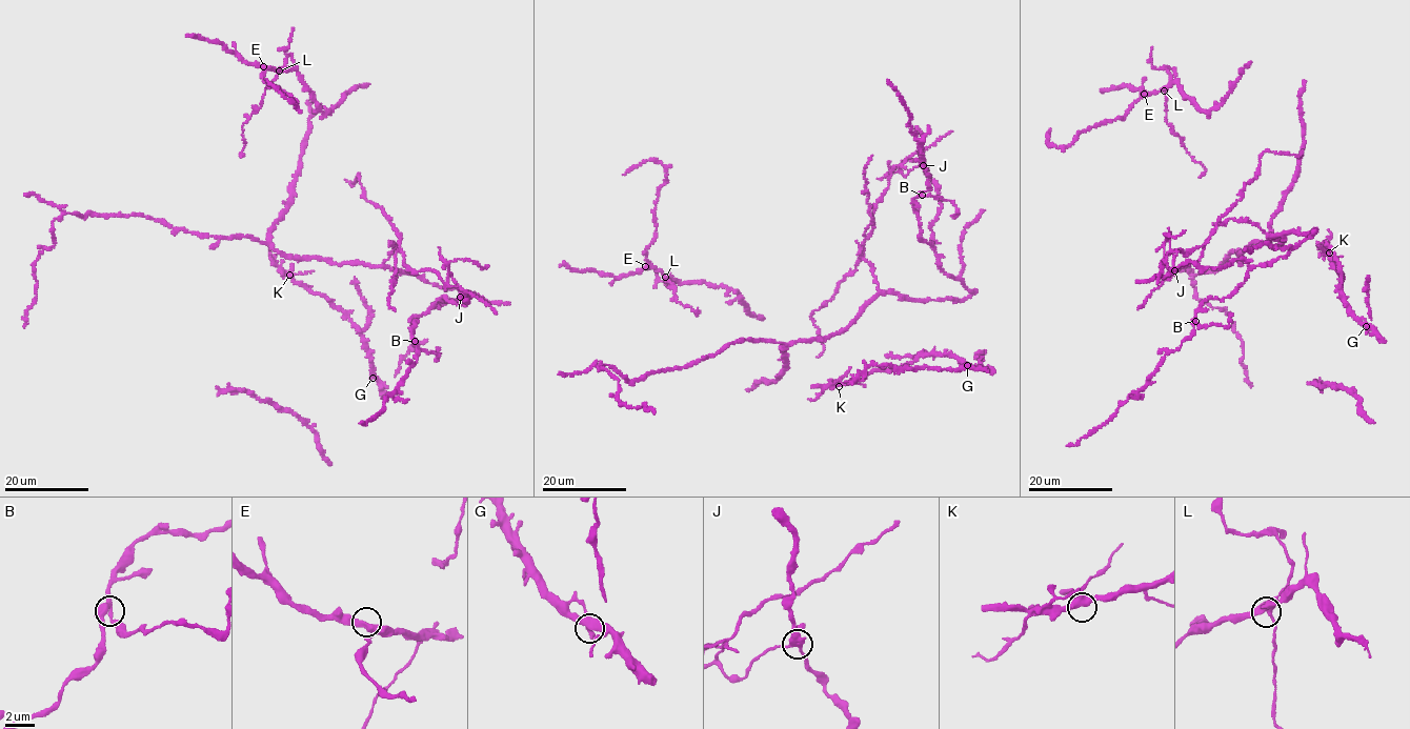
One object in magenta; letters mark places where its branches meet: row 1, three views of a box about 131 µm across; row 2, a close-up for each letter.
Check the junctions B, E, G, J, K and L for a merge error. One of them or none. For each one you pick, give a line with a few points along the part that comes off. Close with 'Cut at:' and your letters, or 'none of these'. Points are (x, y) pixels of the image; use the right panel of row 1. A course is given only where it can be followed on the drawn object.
J: Course of the part to remove: (1175, 271), (1176, 251), (1164, 259), (1205, 243), (1255, 179), (1263, 153), (1303, 152)
Cut at: J

